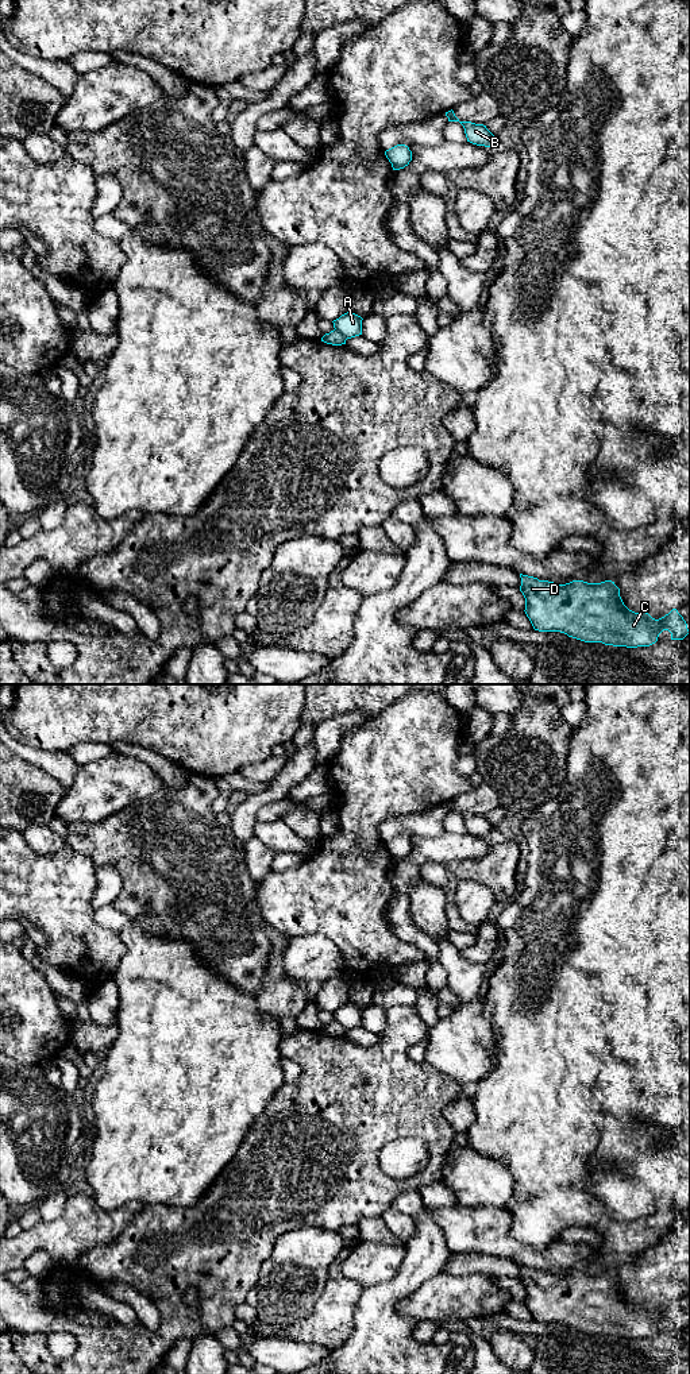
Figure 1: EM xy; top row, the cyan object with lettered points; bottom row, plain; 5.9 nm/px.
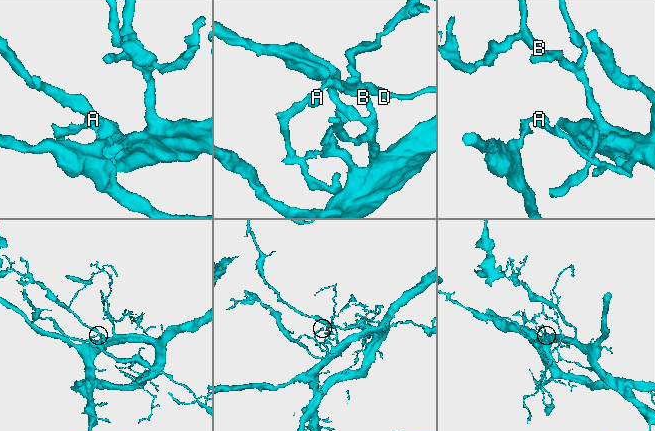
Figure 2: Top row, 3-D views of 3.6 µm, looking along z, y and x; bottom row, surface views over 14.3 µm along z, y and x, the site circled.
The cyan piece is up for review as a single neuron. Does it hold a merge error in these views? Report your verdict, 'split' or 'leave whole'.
split

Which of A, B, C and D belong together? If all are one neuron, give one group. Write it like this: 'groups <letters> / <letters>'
groups A C D / B

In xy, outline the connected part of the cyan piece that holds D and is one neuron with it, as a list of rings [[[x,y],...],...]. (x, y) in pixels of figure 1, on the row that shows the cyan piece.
[[[523,574],[520,578],[524,611],[539,632],[560,632],[585,642],[627,648],[649,647],[663,630],[671,633],[671,640],[683,640],[690,633],[676,609],[659,620],[629,610],[612,580],[559,584]]]

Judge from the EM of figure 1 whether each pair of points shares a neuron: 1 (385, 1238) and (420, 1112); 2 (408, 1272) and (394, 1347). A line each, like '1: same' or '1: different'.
1: different
2: same

